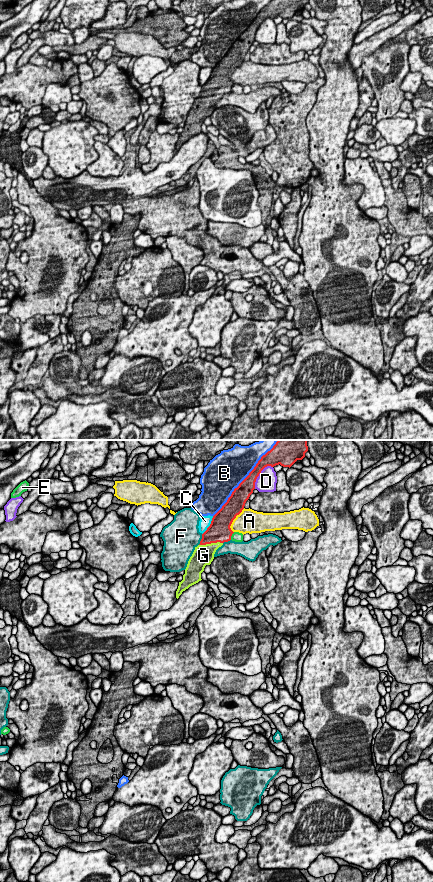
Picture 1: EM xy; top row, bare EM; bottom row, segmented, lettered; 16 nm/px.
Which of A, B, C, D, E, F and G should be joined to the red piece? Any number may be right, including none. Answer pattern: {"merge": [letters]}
{"merge": ["G"]}

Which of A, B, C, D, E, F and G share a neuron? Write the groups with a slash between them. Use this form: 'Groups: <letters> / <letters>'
Groups: A / B / C / D / E / F / G

